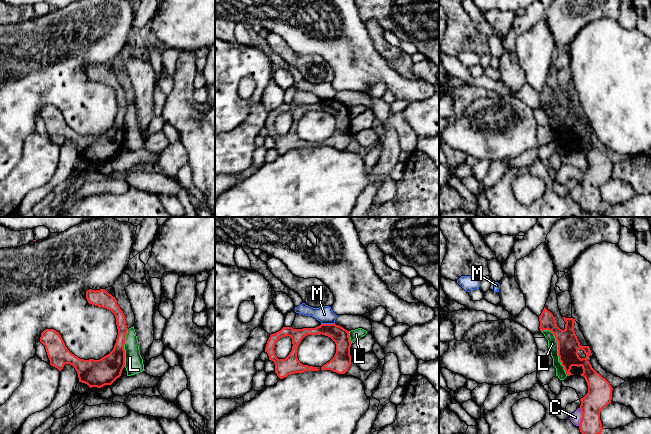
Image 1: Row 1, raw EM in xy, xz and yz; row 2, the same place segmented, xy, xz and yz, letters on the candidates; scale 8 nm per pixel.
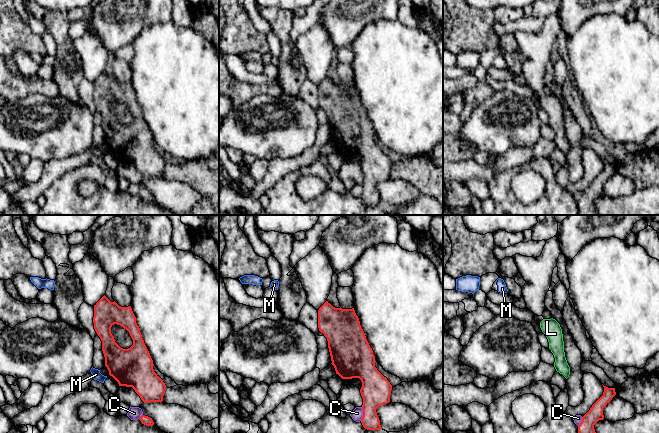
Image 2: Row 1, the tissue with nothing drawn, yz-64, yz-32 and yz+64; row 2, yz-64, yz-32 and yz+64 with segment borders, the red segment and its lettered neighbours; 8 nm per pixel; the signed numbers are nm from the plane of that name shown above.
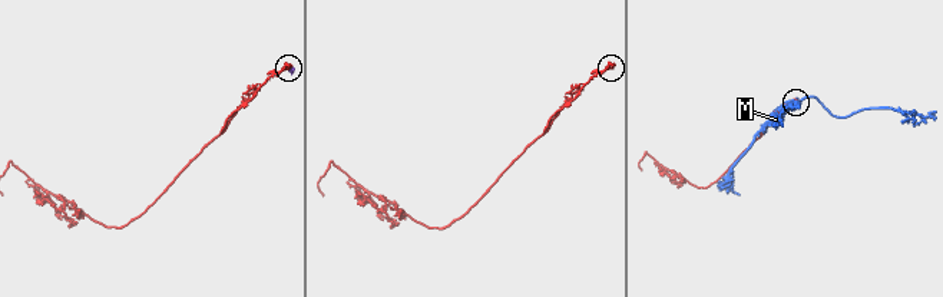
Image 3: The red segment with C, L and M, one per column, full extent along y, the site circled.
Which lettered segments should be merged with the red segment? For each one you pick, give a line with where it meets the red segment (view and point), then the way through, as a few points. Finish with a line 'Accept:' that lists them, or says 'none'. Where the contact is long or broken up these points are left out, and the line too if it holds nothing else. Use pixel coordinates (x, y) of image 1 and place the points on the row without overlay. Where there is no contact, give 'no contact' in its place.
Accept: none

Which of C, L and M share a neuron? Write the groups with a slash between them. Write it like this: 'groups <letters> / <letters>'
groups C / L / M

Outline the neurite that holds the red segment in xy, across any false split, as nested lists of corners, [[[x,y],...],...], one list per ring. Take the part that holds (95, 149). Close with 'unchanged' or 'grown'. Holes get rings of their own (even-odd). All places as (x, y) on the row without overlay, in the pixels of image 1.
[[[105,65],[87,66],[86,75],[89,80],[105,84],[115,91],[118,111],[114,124],[108,131],[99,136],[80,135],[67,125],[61,111],[54,105],[45,105],[41,109],[40,118],[45,122],[51,142],[61,147],[65,140],[70,140],[77,147],[79,158],[90,164],[101,164],[111,161],[121,152],[125,142],[124,120],[128,104],[116,74]]]; unchanged

